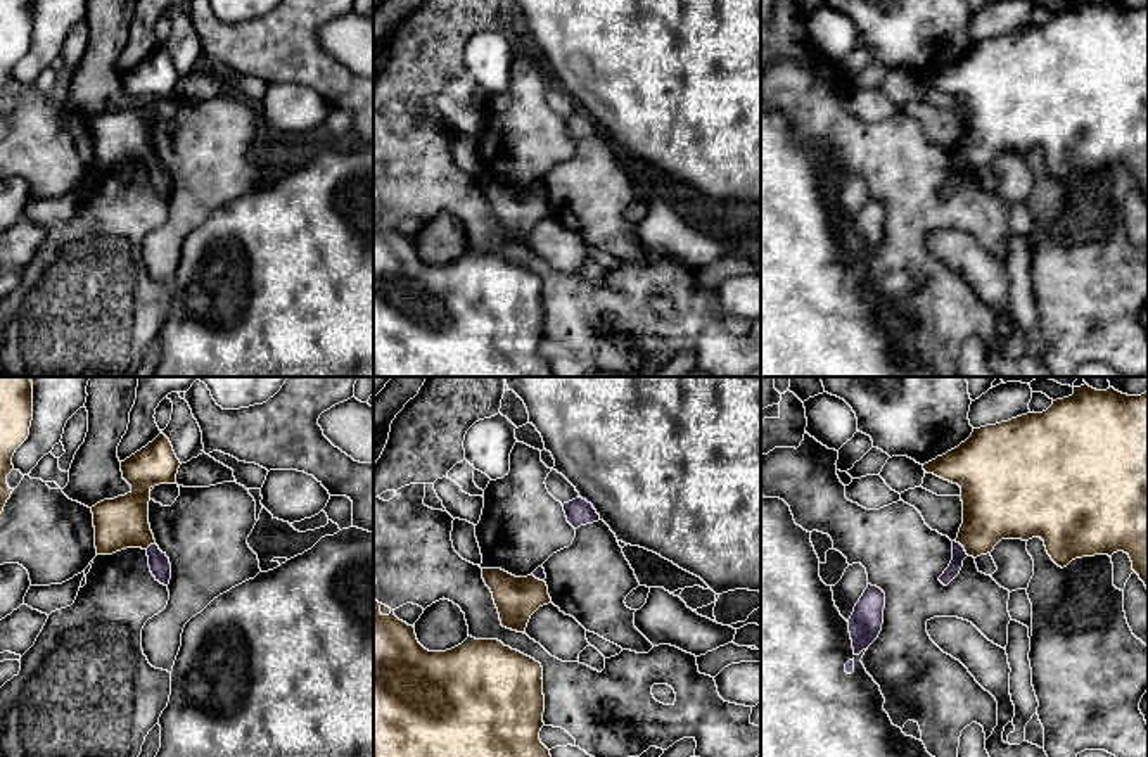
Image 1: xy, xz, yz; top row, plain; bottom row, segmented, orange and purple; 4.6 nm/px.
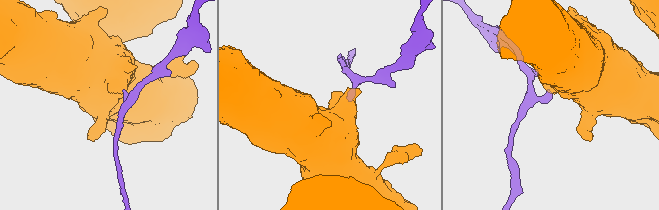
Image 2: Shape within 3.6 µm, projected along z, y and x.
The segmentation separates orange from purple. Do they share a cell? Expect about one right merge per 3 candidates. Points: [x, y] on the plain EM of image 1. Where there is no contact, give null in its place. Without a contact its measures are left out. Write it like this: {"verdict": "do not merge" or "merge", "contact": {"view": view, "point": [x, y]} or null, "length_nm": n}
{"verdict": "do not merge", "contact": {"view": "yz", "point": [963, 159]}, "length_nm": 100}

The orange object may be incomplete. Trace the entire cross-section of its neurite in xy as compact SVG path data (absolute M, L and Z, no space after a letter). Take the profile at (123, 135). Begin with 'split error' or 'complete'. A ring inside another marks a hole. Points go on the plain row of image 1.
complete; M163 45L121 74L123 92L131 104L92 119L97 168L112 168L126 161L147 162L156 157L149 137L150 102L159 97L176 97L180 78Z

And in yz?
complete; M1074 0L1074 7L1053 14L1043 26L973 41L958 60L923 78L927 86L961 100L963 137L956 156L968 169L987 168L1001 152L1041 150L1058 180L1094 168L1129 168L1132 183L1148 202L1148 3L1127 9L1113 0Z

